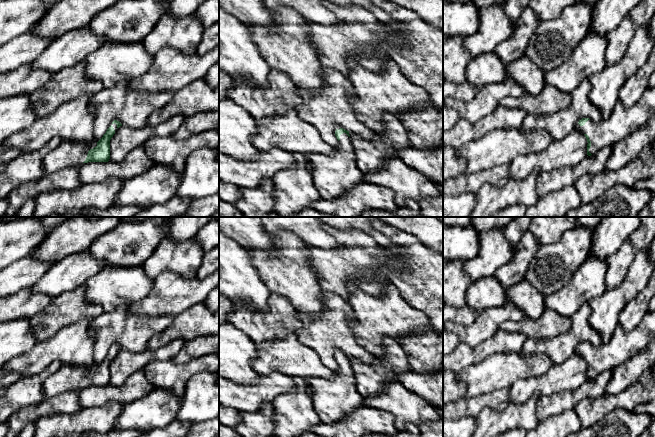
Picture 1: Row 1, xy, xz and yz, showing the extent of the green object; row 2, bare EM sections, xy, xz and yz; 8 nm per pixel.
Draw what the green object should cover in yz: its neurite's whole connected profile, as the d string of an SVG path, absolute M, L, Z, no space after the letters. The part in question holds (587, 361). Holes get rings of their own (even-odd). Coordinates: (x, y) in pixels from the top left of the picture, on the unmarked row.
M655 312L646 313L642 321L631 331L624 331L620 326L614 331L613 337L606 344L592 345L589 342L579 344L576 352L587 363L587 379L596 378L602 372L613 370L618 365L625 363L633 355L645 349L655 337Z

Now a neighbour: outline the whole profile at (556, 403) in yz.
M613 370L602 372L596 378L587 380L576 390L564 390L550 396L542 396L537 405L537 419L541 423L548 417L560 414L574 407L584 398L598 398L605 394Z

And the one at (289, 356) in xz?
M296 334L256 345L256 358L251 365L259 375L280 372L304 380L309 378L333 380L336 375L312 348L298 340Z

